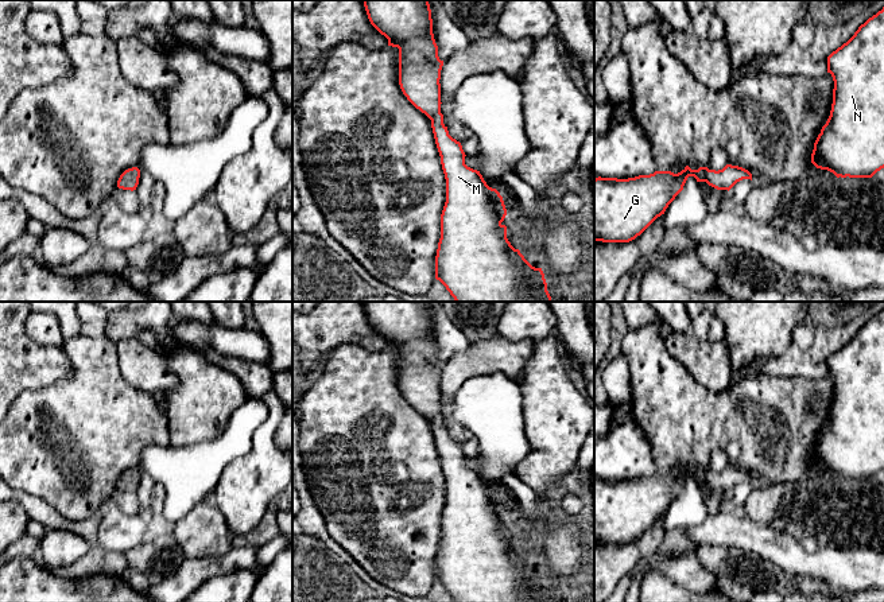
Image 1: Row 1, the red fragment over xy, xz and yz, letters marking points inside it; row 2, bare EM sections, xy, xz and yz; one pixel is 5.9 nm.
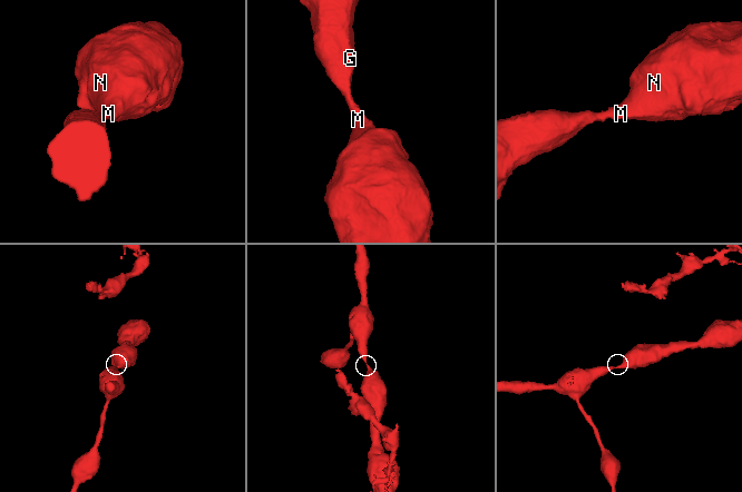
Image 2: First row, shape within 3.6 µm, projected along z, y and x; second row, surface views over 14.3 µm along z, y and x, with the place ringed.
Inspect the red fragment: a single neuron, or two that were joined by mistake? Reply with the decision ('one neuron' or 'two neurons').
one neuron

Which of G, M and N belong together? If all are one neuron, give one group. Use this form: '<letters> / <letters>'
G M N

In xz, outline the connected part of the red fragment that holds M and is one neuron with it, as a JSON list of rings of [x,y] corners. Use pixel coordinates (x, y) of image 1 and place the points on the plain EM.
[[[362,302],[371,326],[388,341],[388,347],[399,350],[399,387],[407,401],[422,415],[424,415],[431,422],[431,430],[435,440],[435,446],[441,458],[441,466],[446,481],[446,504],[441,516],[441,540],[438,544],[437,558],[435,558],[435,580],[439,582],[454,602],[551,602],[547,593],[547,584],[542,570],[532,568],[519,551],[515,551],[507,540],[507,528],[501,524],[507,517],[507,510],[503,498],[496,490],[486,486],[480,473],[473,471],[465,466],[465,454],[460,443],[449,436],[447,428],[443,426],[443,416],[441,415],[441,372],[443,362],[438,358],[438,347],[433,335],[433,321],[429,302]]]

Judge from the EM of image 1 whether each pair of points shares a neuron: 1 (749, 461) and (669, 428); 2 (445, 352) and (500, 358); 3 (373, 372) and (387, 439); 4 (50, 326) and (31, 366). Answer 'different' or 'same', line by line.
1: same
2: different
3: same
4: different

